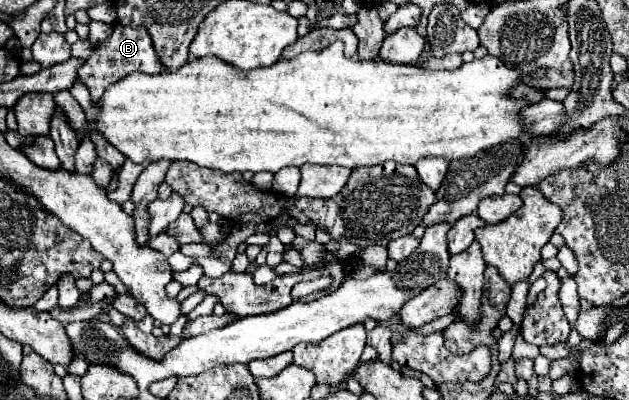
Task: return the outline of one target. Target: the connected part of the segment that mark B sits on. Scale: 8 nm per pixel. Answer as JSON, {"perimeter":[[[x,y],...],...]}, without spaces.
{"perimeter":[[[115,26],[113,34],[105,42],[95,46],[93,54],[79,68],[79,80],[89,88],[93,102],[99,102],[107,86],[119,82],[121,78],[125,78],[129,72],[135,72],[135,70],[145,74],[157,74],[157,72],[163,72],[165,66],[161,66],[161,60],[157,58],[157,52],[153,50],[153,42],[145,28]]]}

